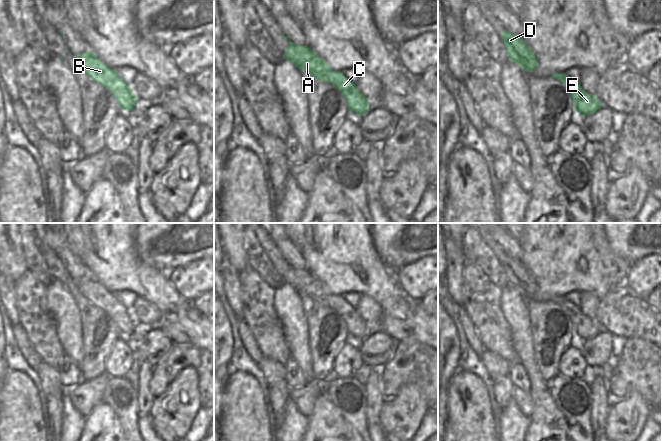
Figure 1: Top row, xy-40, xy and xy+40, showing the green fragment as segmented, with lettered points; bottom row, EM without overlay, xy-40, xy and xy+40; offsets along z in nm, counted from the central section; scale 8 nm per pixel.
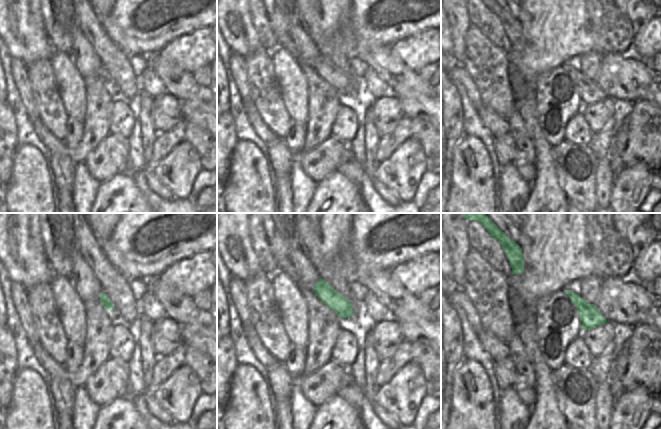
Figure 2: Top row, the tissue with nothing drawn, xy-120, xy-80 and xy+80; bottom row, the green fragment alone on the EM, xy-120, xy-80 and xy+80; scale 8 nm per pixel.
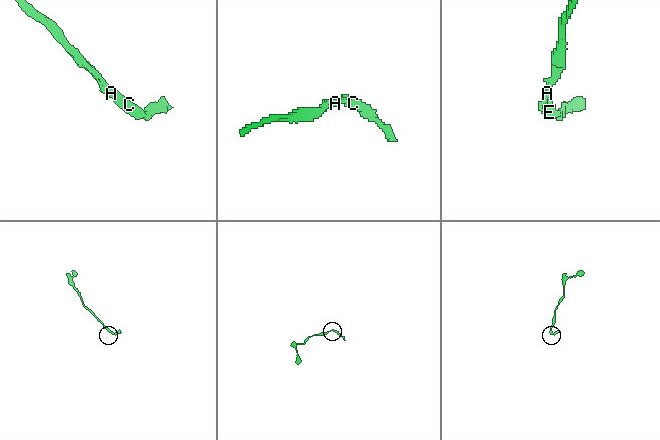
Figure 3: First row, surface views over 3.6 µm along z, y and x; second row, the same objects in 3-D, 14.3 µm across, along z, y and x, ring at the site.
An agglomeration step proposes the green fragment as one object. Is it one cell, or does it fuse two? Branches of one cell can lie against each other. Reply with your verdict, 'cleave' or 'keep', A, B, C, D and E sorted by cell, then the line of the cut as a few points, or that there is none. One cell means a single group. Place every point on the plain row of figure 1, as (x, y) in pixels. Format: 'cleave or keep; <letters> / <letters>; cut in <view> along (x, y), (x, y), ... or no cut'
keep; A B C D E; no cut

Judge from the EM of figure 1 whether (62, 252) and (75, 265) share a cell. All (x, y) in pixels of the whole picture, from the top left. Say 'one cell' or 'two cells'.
one cell

